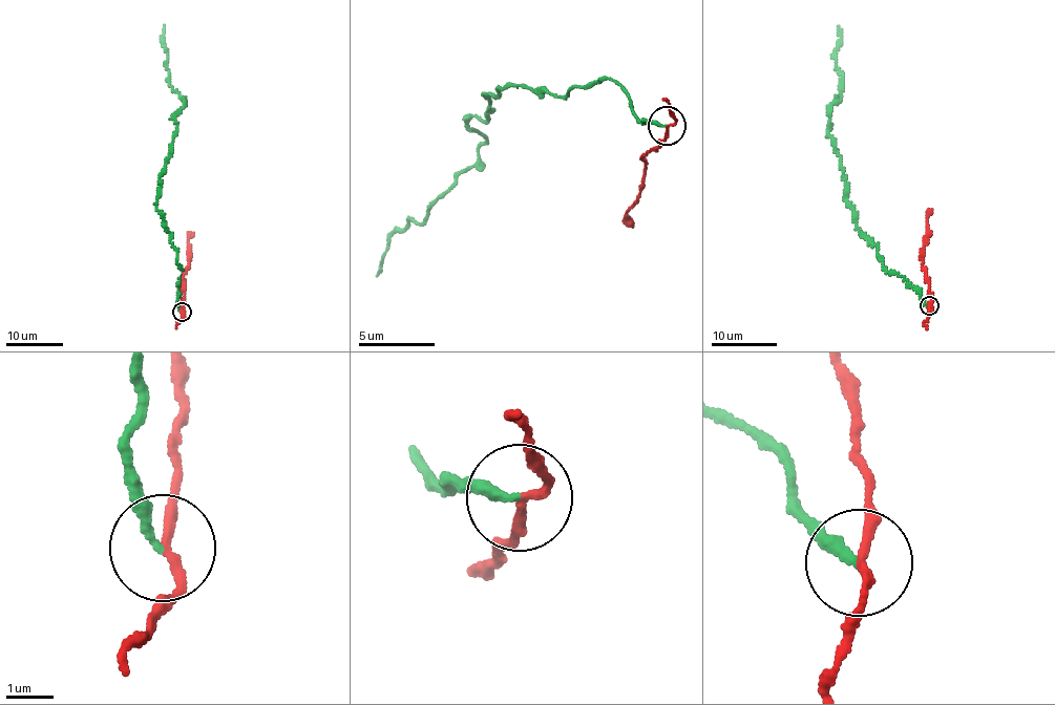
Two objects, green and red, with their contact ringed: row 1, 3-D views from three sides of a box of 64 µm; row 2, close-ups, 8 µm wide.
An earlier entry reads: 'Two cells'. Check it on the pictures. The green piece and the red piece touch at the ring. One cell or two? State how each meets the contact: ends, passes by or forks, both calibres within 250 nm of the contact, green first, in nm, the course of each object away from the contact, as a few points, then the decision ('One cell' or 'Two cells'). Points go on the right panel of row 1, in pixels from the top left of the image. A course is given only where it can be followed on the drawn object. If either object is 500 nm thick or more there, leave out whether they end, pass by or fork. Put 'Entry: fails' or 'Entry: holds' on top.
Entry: holds
At the ring green ends. At the ring red passes by. Thickness 190 nm (green) against 170 nm. Course of green: (929, 305), (885, 271), (846, 196), (828, 135), (842, 89), (835, 54), (839, 25). Course of red: (929, 305), (929, 280), (923, 262), (928, 237), (926, 215), (930, 209). Two cells

